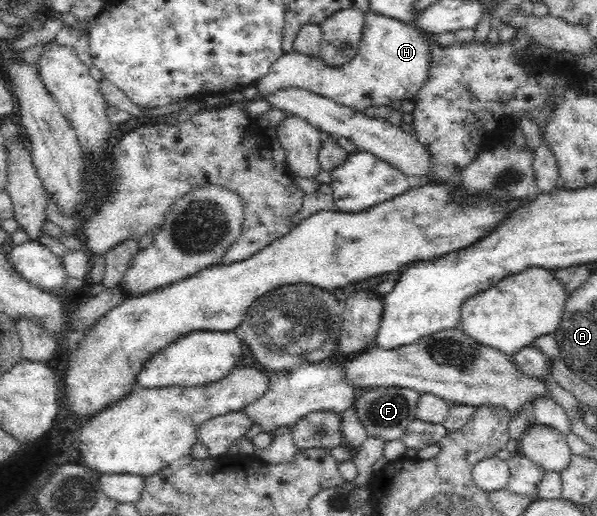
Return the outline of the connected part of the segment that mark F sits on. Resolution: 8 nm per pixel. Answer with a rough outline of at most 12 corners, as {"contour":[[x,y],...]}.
{"contour":[[359,391],[350,410],[369,437],[398,440],[417,419],[419,393]]}

